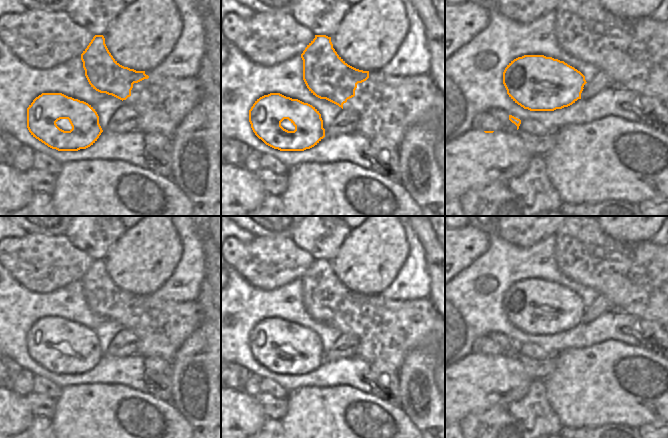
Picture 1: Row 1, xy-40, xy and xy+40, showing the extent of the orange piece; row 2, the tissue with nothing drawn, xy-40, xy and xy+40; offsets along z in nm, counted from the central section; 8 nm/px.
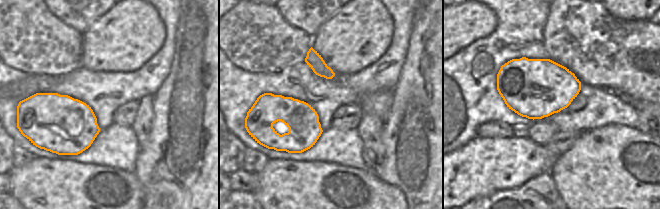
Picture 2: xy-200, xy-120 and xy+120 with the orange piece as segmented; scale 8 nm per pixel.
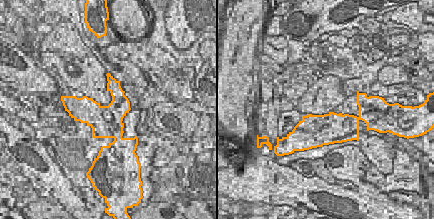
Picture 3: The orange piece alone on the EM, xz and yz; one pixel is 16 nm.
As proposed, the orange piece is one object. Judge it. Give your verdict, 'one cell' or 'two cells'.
one cell

